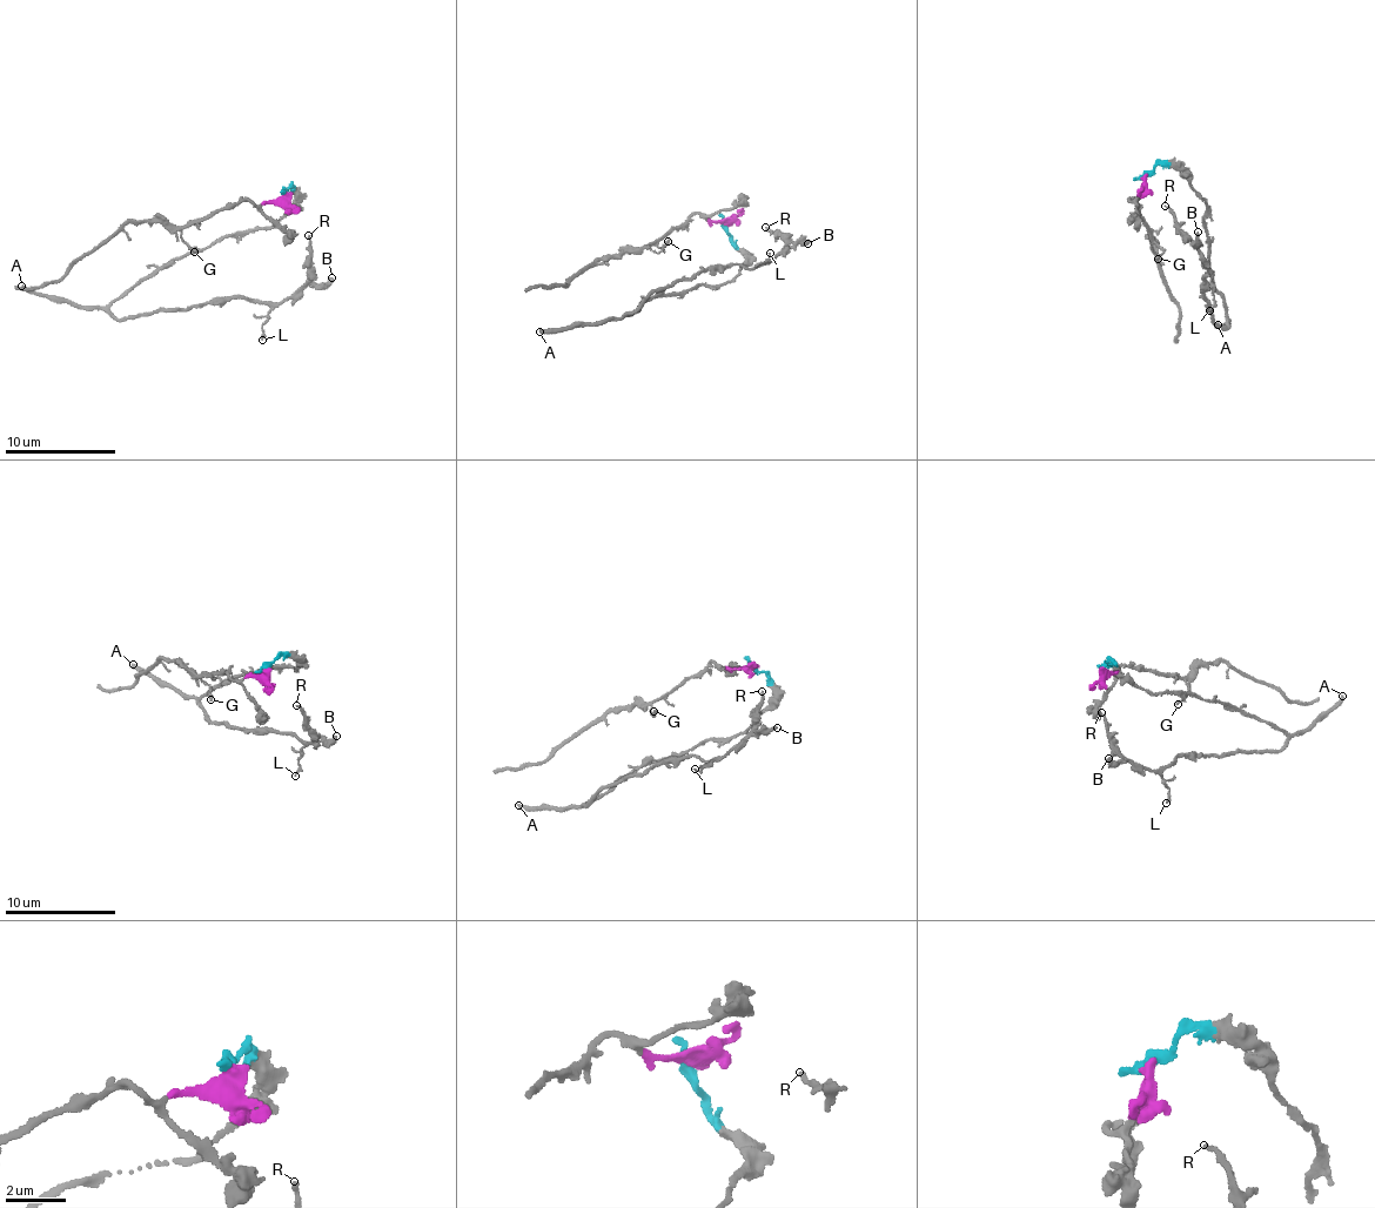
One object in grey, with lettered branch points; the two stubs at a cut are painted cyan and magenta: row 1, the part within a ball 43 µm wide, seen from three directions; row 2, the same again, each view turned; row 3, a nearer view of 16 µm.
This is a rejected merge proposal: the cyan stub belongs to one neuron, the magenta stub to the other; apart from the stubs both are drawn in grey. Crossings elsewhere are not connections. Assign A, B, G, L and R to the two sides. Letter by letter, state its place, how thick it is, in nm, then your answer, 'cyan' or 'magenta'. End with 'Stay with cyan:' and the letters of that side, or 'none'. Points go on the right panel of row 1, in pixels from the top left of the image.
A: place (1218, 324); calibre 240 nm; cyan
B: place (1198, 232); calibre 280 nm; cyan
G: place (1158, 259); calibre 140 nm; magenta
L: place (1209, 310); calibre 150 nm; cyan
R: place (1165, 206); calibre 140 nm; cyan
Stay with cyan: A, B, L, R

